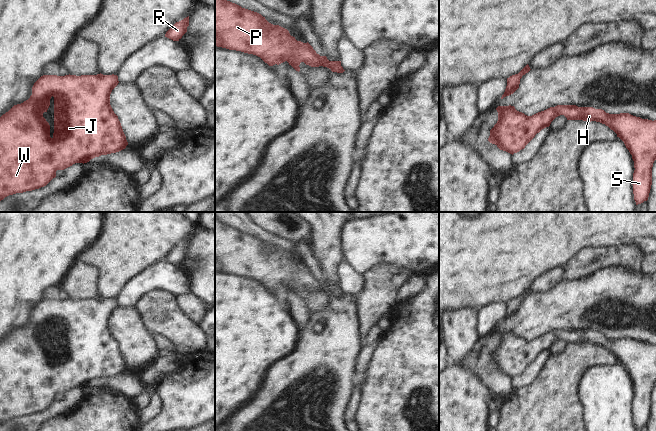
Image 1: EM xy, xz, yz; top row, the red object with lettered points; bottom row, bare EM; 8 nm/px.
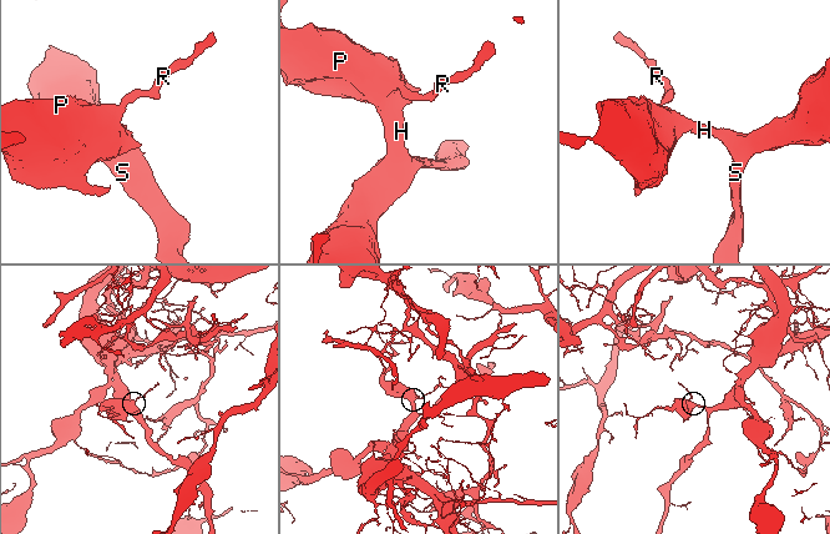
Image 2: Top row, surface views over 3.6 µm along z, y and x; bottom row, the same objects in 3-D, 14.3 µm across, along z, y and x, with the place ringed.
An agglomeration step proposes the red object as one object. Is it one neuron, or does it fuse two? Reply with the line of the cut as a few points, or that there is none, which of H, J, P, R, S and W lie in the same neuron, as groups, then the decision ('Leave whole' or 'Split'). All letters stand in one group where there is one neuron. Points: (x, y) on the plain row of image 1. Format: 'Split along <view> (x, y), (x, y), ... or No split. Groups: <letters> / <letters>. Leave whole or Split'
No split. Groups: H J P R S W. Leave whole.

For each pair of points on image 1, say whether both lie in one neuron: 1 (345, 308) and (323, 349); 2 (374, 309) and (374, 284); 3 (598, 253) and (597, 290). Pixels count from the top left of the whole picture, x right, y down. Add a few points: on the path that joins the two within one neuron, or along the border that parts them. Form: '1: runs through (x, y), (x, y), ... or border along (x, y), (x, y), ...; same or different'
1: runs through (342, 318), (332, 339); same
2: runs through (374, 303), (374, 290); same
3: border along (621, 263), (606, 265), (576, 278); different

